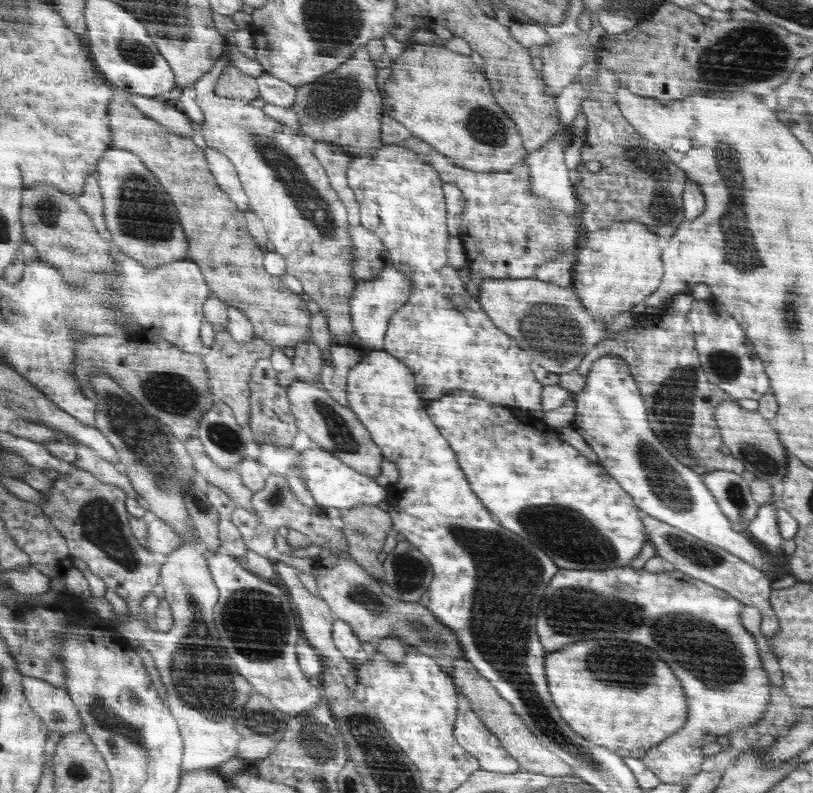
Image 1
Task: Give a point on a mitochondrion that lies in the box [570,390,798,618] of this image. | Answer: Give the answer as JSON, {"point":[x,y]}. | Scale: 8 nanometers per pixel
{"point":[672,488]}

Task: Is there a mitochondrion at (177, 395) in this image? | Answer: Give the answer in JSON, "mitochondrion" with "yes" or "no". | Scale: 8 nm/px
{"mitochondrion":"yes"}

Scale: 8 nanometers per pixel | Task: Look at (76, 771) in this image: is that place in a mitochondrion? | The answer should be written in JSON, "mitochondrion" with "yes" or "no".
{"mitochondrion":"yes"}

